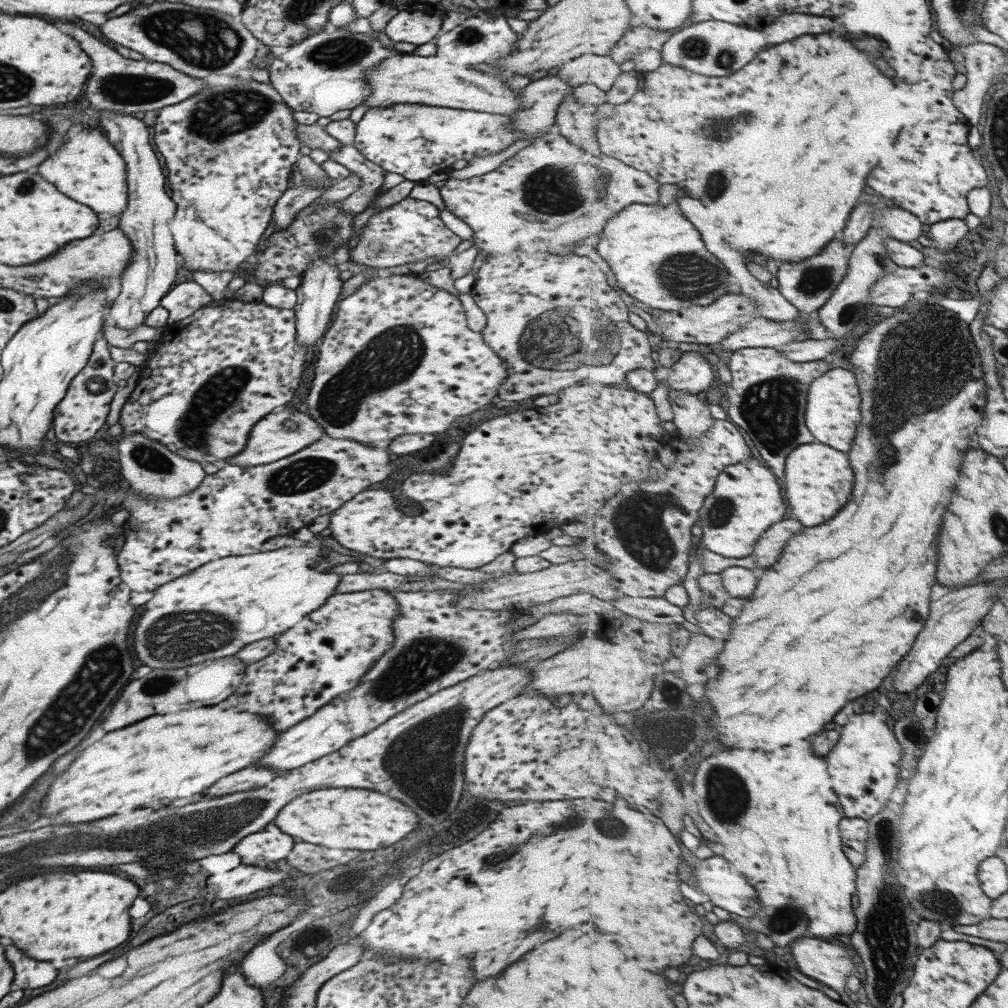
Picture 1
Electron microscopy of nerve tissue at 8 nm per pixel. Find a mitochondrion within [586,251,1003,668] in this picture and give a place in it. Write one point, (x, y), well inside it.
(941, 363)

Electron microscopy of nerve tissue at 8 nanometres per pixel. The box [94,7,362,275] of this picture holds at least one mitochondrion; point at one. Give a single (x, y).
(218, 117)

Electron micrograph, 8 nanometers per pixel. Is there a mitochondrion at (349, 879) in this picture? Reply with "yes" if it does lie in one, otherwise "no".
no

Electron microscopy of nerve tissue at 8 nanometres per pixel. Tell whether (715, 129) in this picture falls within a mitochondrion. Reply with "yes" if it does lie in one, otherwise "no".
yes

